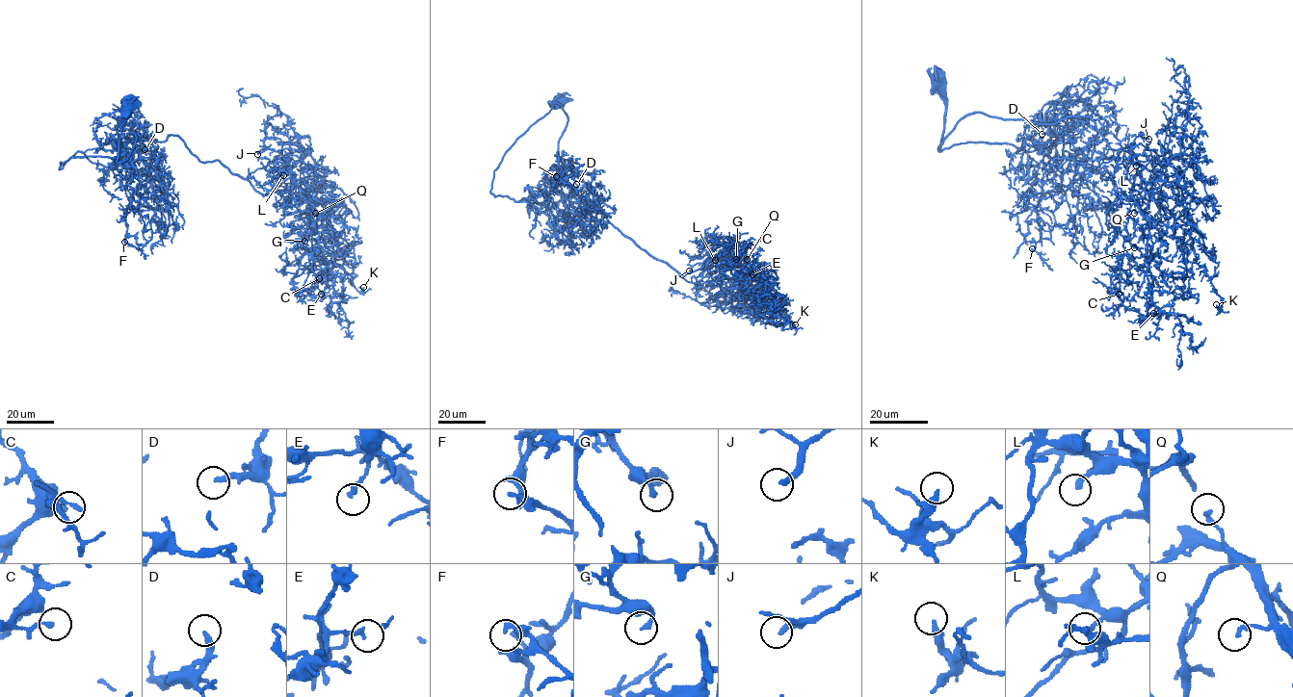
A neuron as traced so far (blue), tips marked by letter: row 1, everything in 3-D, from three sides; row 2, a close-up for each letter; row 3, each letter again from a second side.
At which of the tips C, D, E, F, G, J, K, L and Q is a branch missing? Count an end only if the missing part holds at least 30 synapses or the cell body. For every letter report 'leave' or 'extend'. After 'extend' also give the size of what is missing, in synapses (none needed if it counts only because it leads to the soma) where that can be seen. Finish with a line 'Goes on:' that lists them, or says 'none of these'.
C: leave
D: leave
E: leave
F: extend; about 80 synapses
G: leave
J: leave
K: leave
L: leave
Q: leave
Goes on: F

